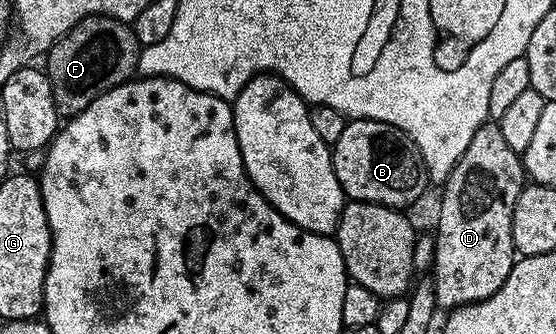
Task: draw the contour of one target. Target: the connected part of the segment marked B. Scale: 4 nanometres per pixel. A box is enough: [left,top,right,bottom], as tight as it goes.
[331,118,427,210]

